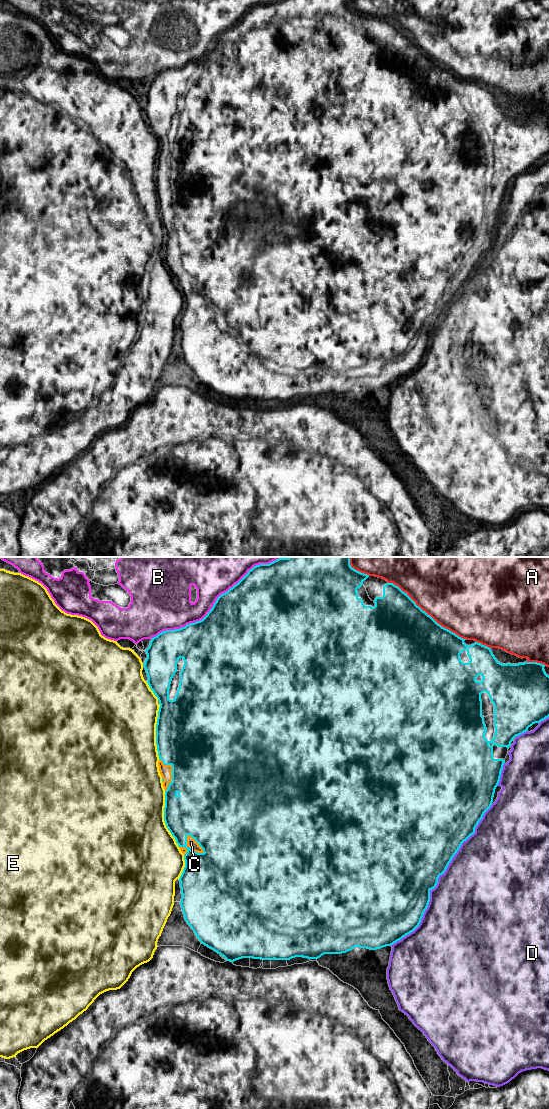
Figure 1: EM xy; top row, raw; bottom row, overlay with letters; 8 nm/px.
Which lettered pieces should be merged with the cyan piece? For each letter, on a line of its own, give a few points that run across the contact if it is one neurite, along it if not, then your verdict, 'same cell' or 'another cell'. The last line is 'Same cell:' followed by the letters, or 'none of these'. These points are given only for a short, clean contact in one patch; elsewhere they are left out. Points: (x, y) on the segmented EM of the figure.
A: another cell
B: another cell
C: same cell
D: another cell
E: another cell
Same cell: C

